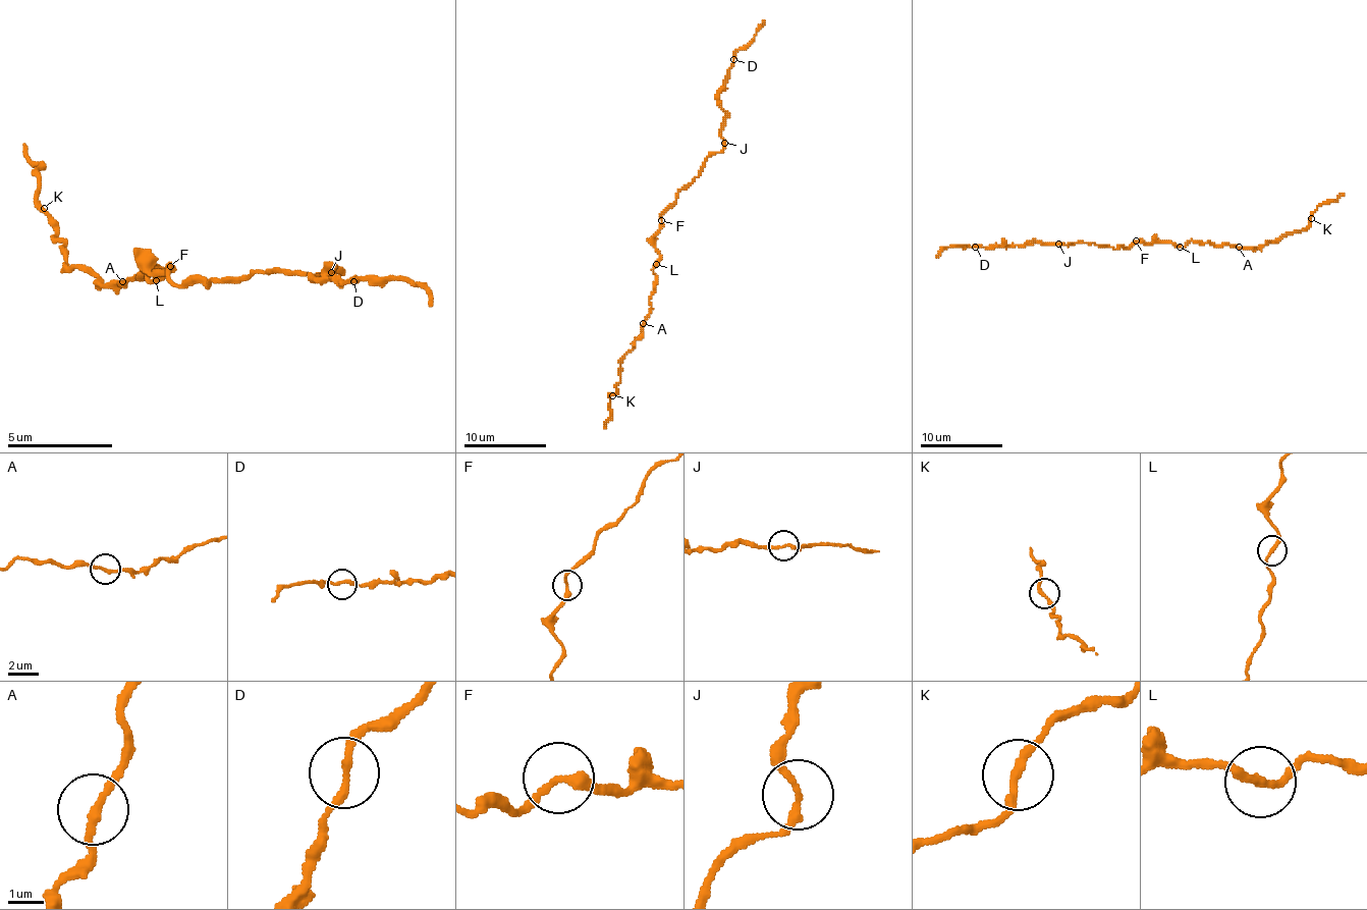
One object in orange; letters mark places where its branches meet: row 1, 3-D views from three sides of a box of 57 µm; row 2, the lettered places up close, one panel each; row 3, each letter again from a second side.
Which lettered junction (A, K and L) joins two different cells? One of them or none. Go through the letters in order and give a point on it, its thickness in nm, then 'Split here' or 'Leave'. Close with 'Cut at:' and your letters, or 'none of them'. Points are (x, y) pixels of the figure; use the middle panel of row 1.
A: Place: (643, 323). Thickness 220 nm. Leave
K: Place: (612, 395). Thickness 240 nm. Leave
L: Place: (656, 264). Thickness 240 nm. Leave
Cut at: none of them

